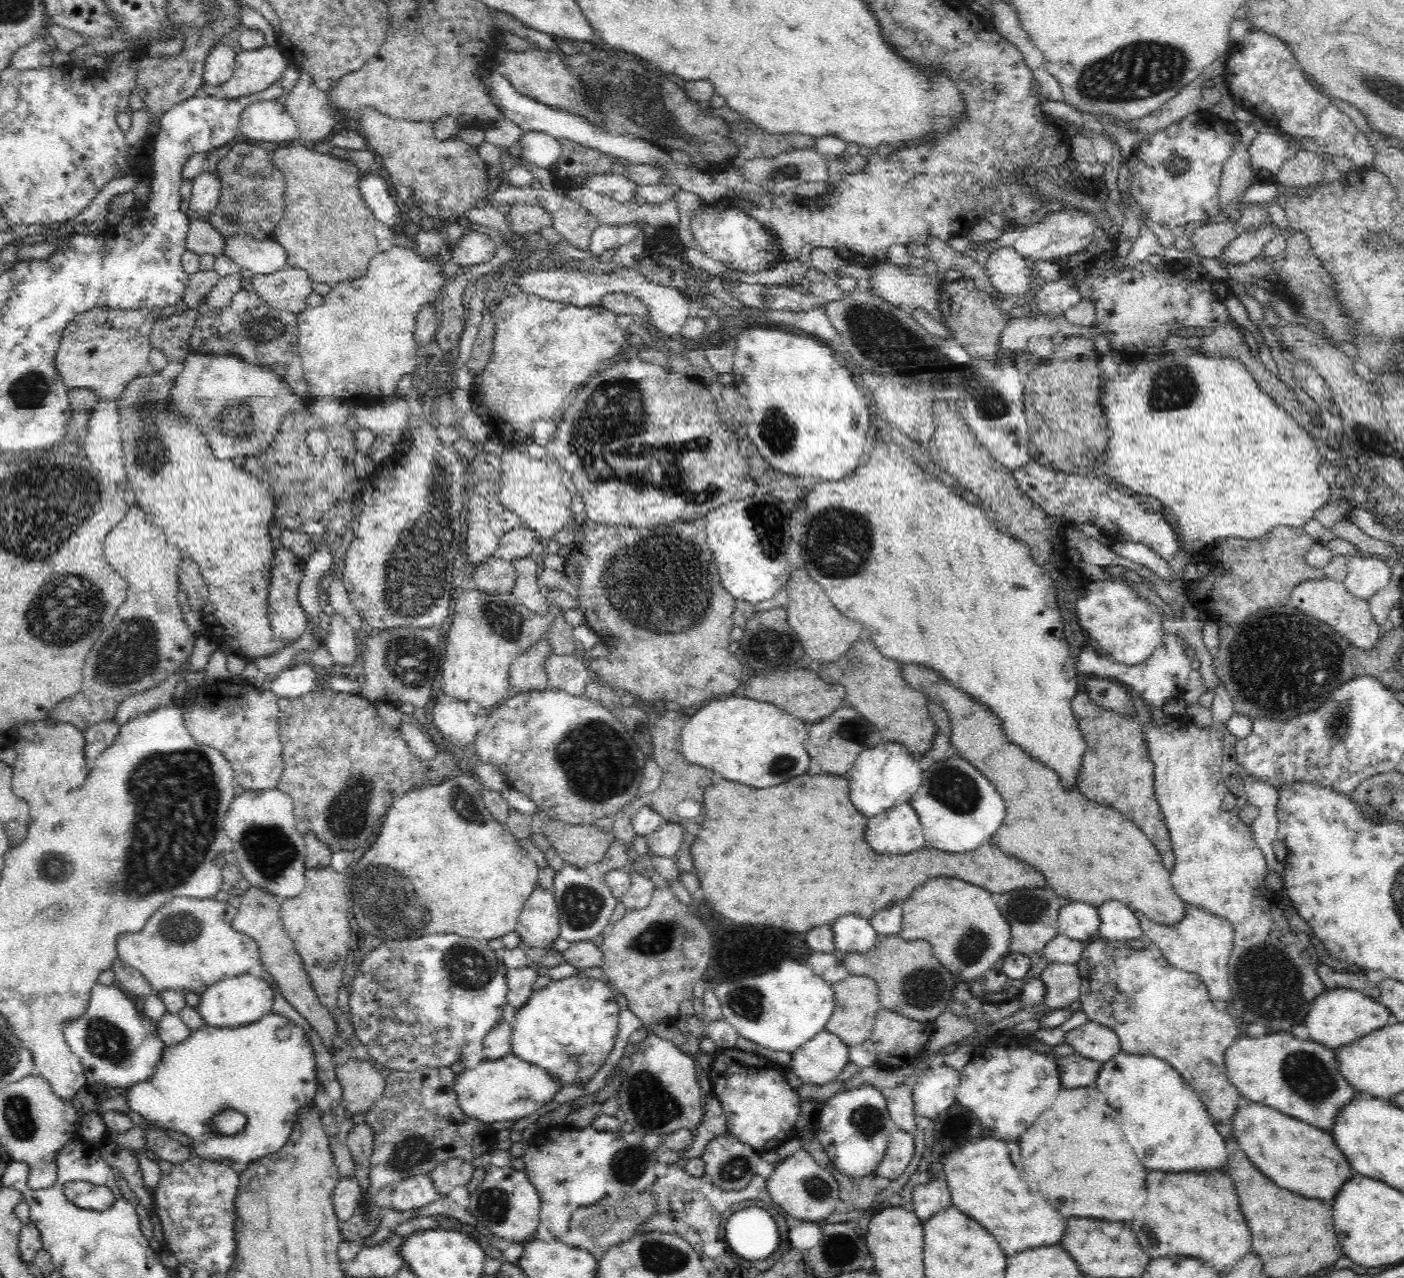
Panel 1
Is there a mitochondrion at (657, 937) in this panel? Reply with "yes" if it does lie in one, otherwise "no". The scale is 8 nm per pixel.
yes

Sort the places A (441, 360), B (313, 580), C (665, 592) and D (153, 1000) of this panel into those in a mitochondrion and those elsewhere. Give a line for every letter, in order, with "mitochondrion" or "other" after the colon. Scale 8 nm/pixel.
A: other
B: other
C: mitochondrion
D: other

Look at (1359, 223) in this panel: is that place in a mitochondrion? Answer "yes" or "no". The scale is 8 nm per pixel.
no

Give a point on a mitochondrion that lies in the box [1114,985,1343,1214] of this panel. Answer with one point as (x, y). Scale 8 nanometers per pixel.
(1303, 1071)

